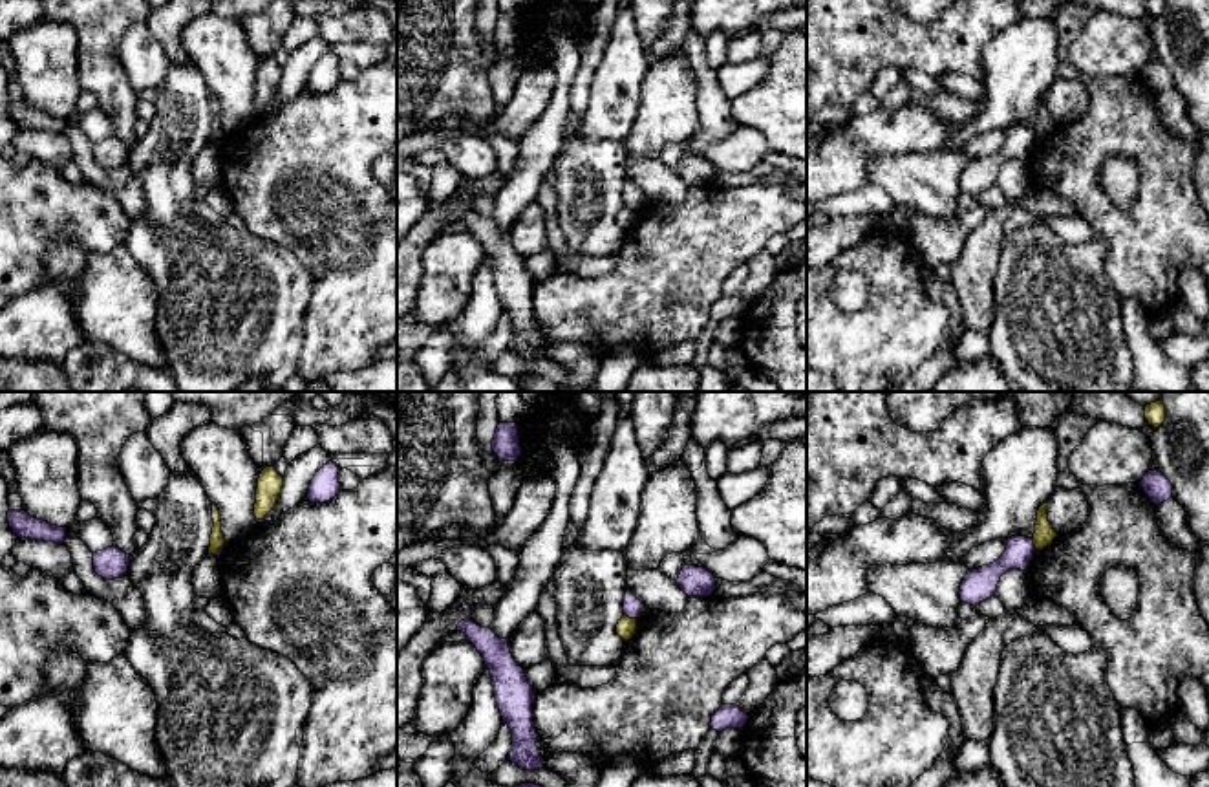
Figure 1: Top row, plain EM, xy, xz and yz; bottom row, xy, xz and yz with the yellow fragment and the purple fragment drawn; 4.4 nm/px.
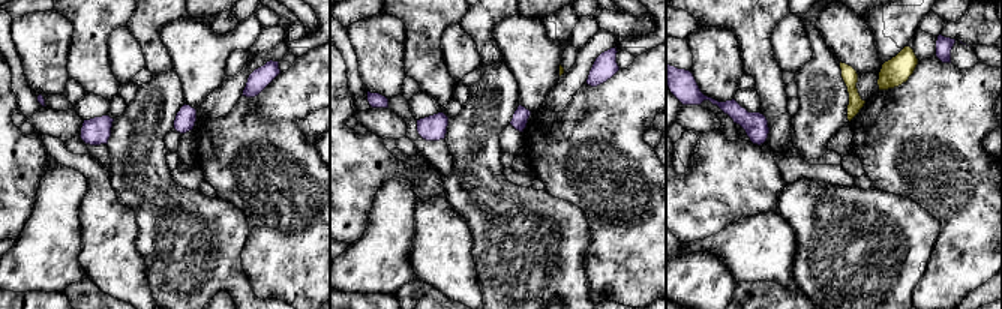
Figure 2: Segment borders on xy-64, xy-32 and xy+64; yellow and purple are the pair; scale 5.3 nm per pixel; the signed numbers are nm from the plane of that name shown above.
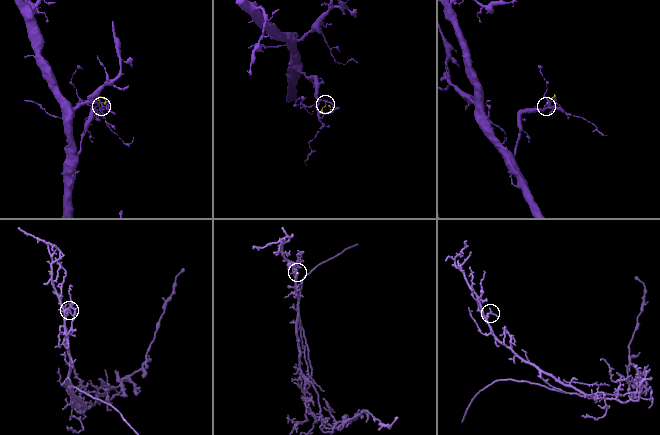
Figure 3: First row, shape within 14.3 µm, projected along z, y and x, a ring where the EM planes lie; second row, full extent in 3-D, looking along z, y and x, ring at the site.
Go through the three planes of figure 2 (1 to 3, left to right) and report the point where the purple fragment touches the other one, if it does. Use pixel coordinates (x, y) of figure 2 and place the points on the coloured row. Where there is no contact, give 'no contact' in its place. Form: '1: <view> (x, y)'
1: no contact
2: no contact
3: no contact

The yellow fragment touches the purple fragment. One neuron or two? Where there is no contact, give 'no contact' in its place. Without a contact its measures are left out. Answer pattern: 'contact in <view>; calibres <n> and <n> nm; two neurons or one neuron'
contact in xz; calibres 90 and 80 nm; two neurons

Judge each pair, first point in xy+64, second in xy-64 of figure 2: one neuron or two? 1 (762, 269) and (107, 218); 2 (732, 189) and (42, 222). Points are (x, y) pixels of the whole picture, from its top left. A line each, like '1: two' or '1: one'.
1: one
2: two

